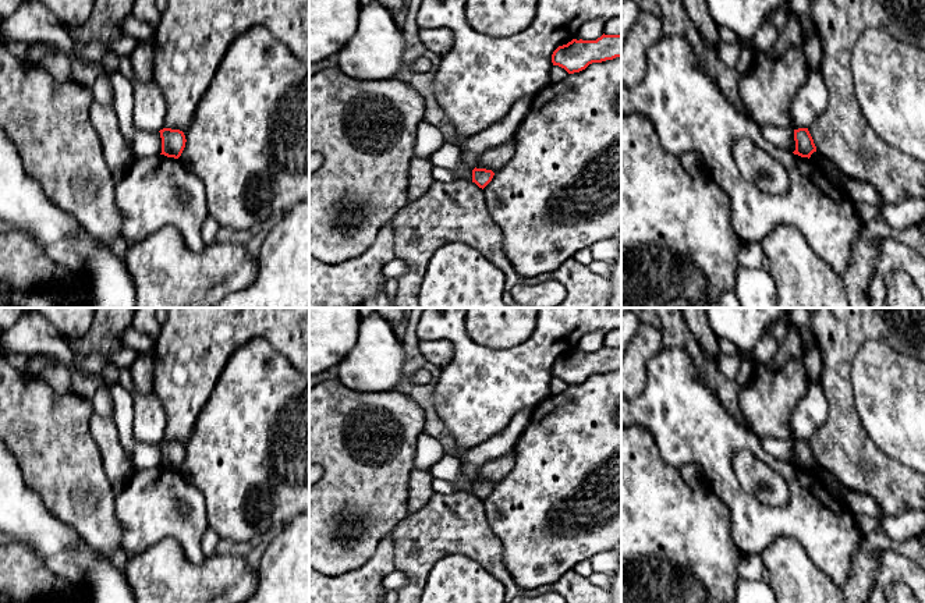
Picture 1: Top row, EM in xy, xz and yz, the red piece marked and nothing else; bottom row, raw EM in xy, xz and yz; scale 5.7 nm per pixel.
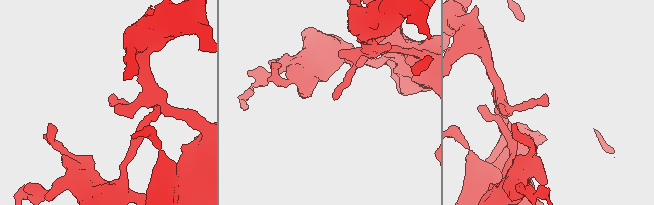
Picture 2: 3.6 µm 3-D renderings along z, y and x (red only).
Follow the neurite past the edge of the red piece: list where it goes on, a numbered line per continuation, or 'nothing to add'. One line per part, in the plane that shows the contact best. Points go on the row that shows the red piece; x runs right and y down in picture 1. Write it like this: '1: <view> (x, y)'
nothing to add

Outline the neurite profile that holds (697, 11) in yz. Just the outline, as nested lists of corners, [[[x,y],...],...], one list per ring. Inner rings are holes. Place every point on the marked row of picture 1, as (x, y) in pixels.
[[[681,0],[685,15],[697,29],[706,46],[717,54],[720,42],[719,31],[713,22],[705,0]]]

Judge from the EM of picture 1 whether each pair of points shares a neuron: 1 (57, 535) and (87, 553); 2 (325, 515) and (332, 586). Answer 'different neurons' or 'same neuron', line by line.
1: same neuron
2: different neurons

